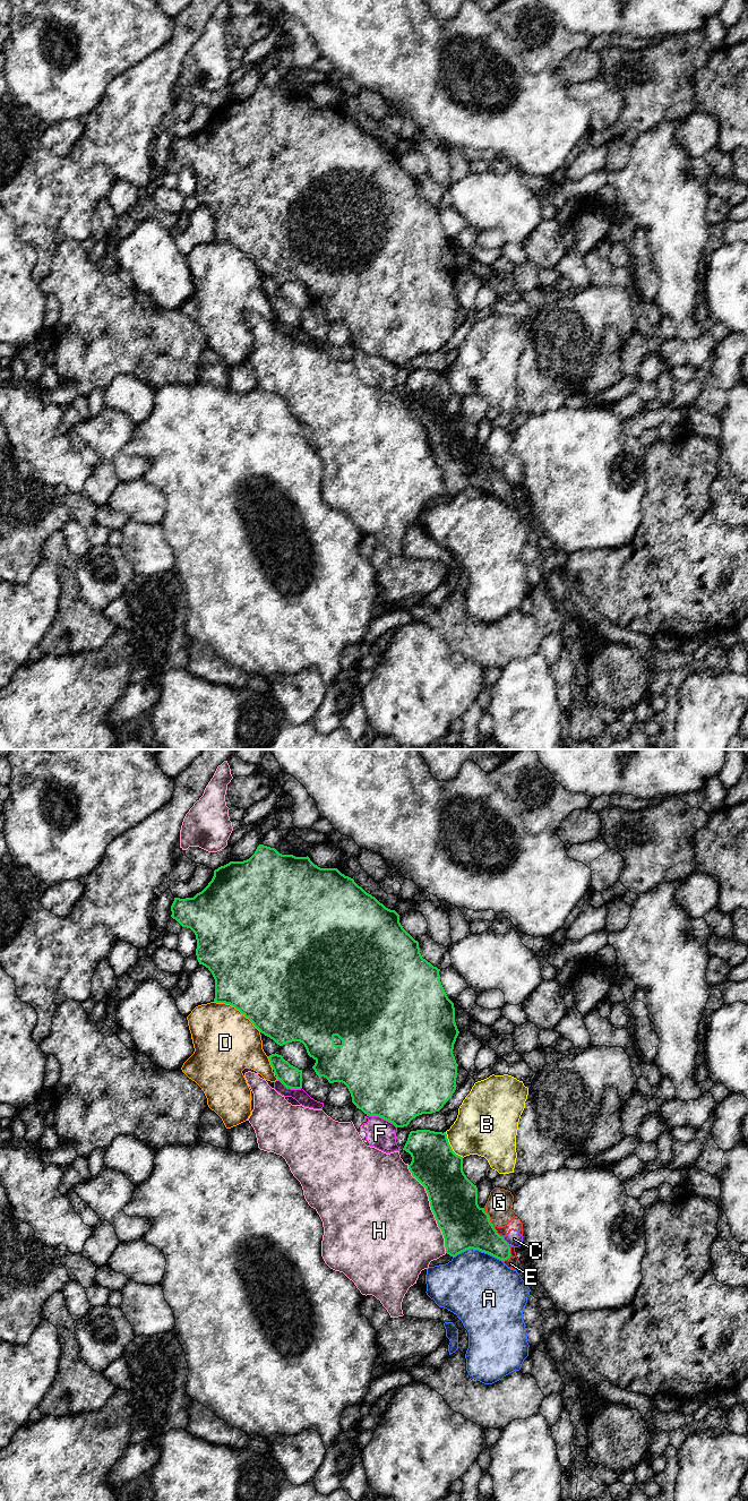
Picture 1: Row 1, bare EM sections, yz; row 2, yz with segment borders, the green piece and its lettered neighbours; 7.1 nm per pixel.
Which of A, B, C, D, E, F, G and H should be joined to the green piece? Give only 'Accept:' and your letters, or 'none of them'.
Accept: none of them

